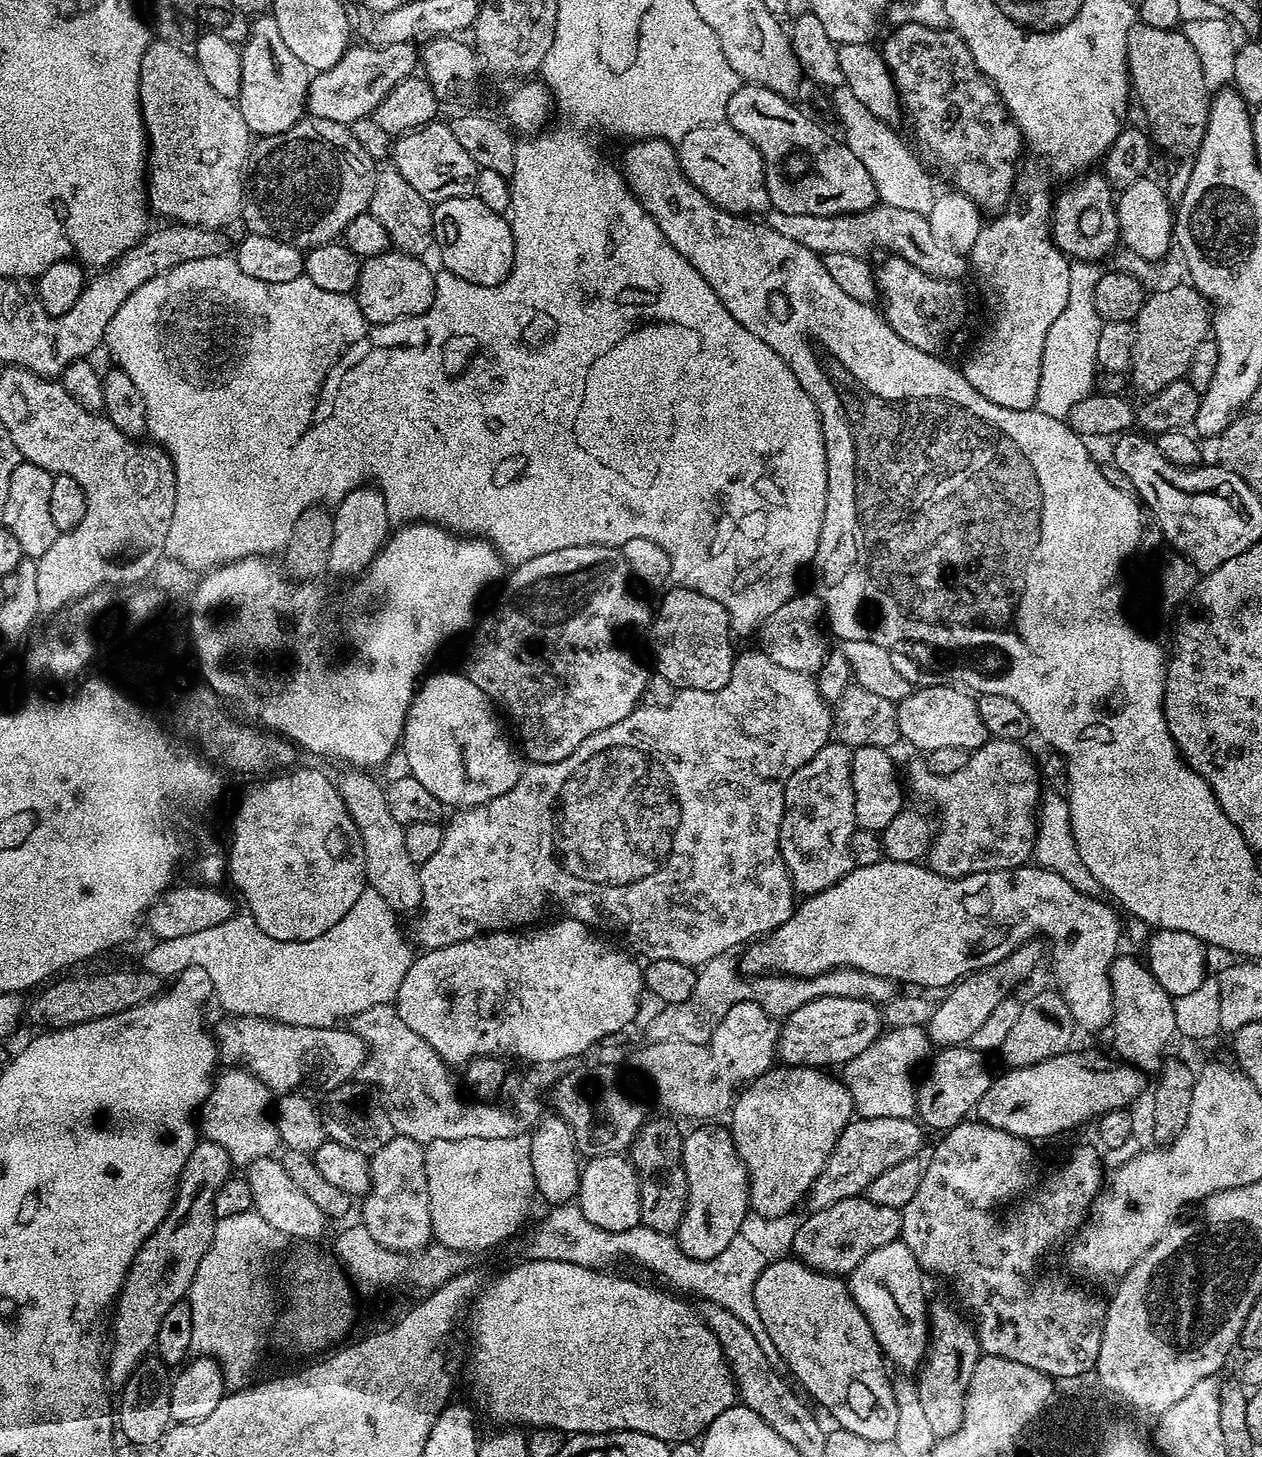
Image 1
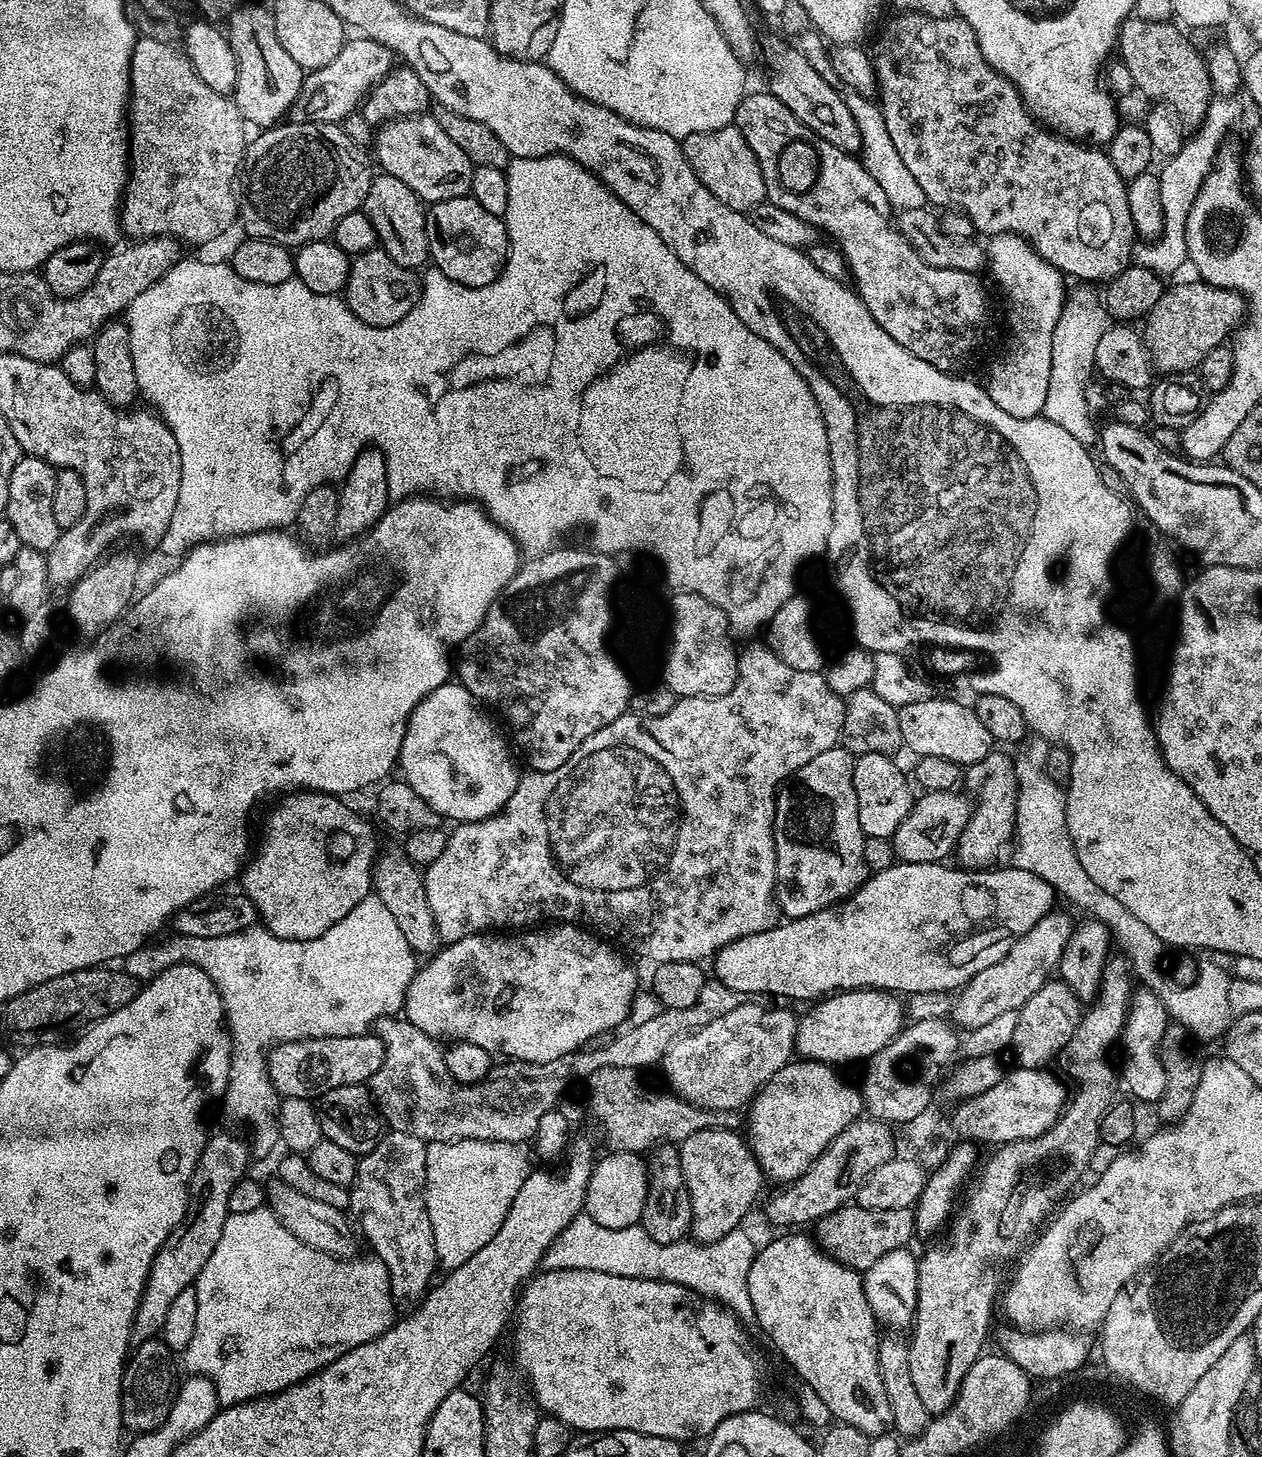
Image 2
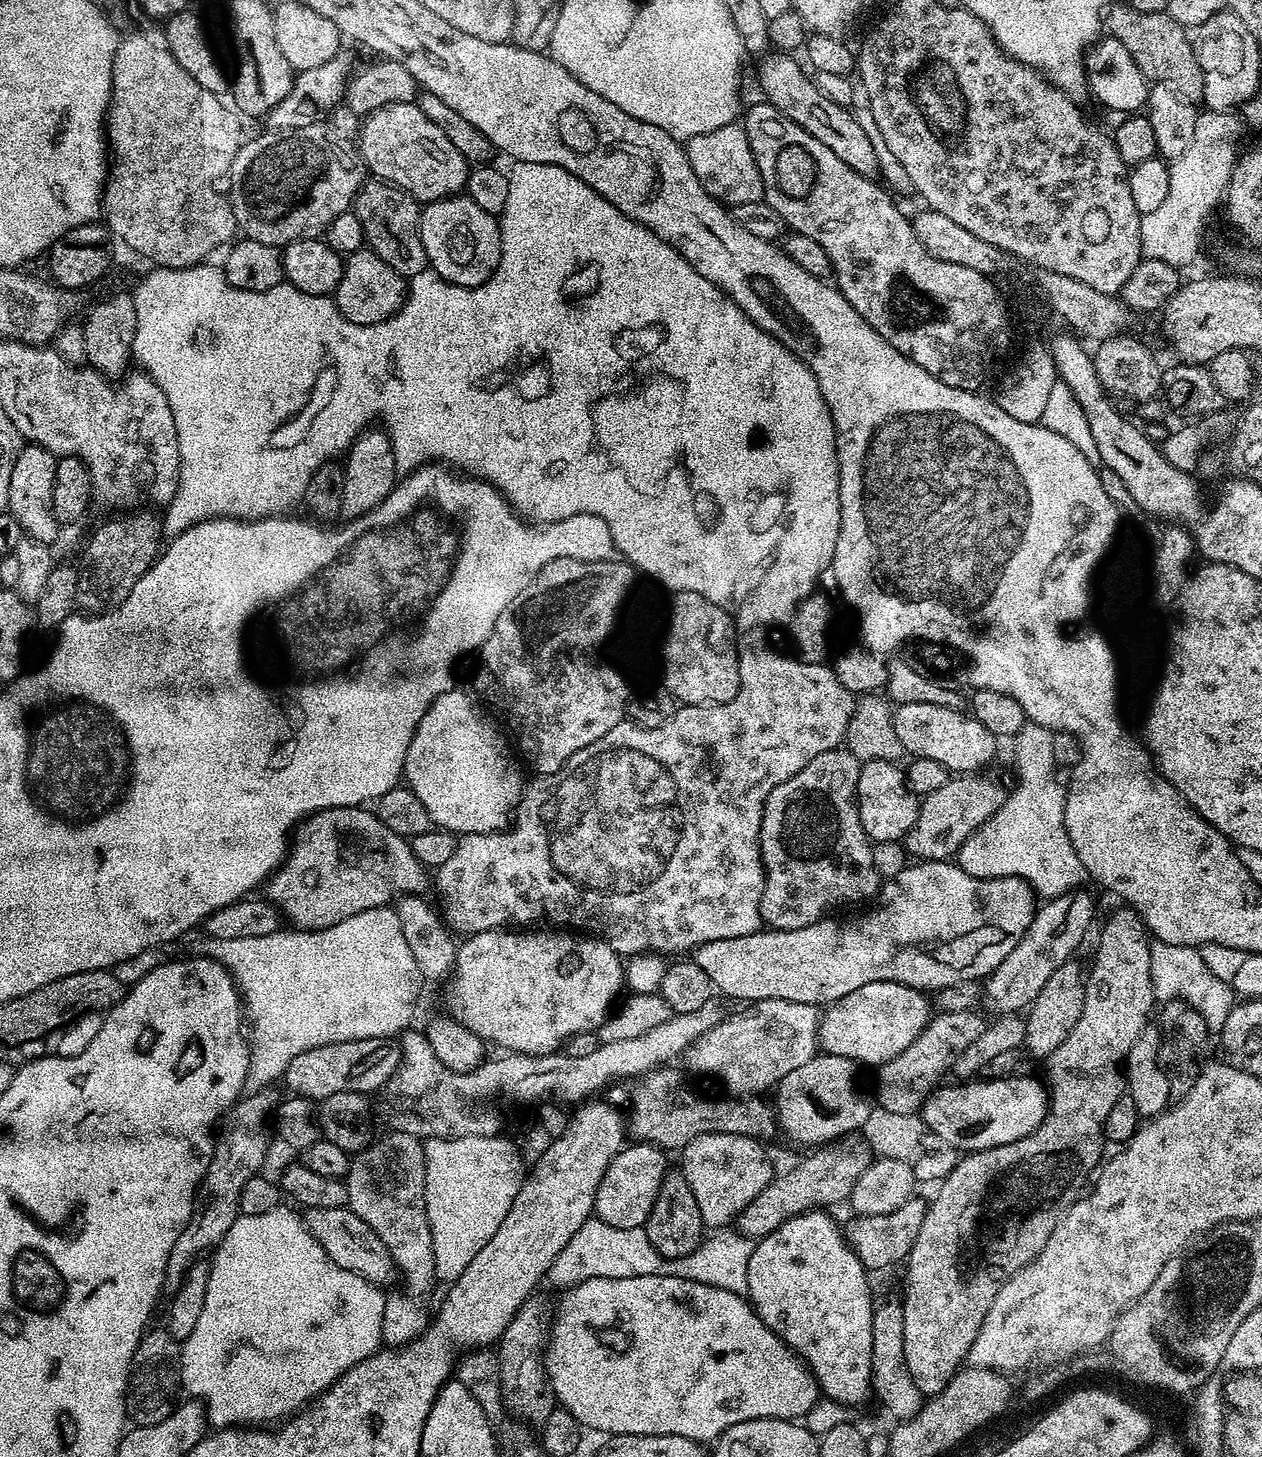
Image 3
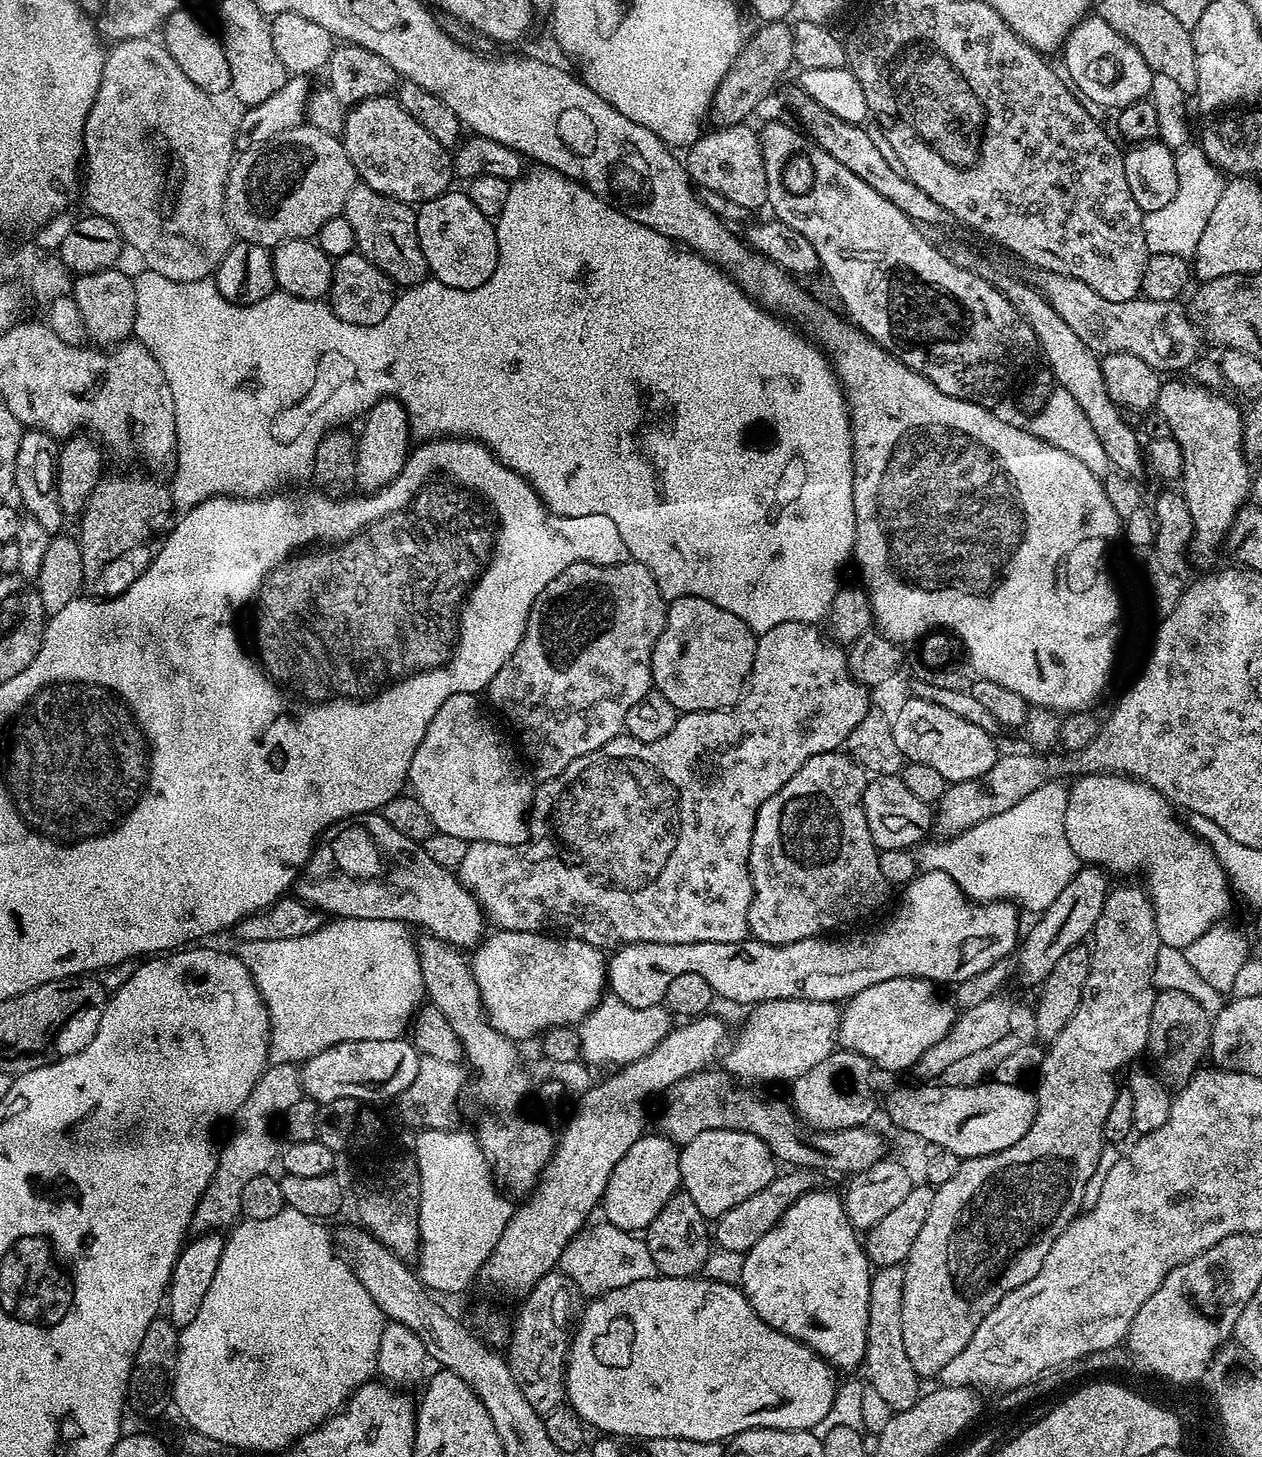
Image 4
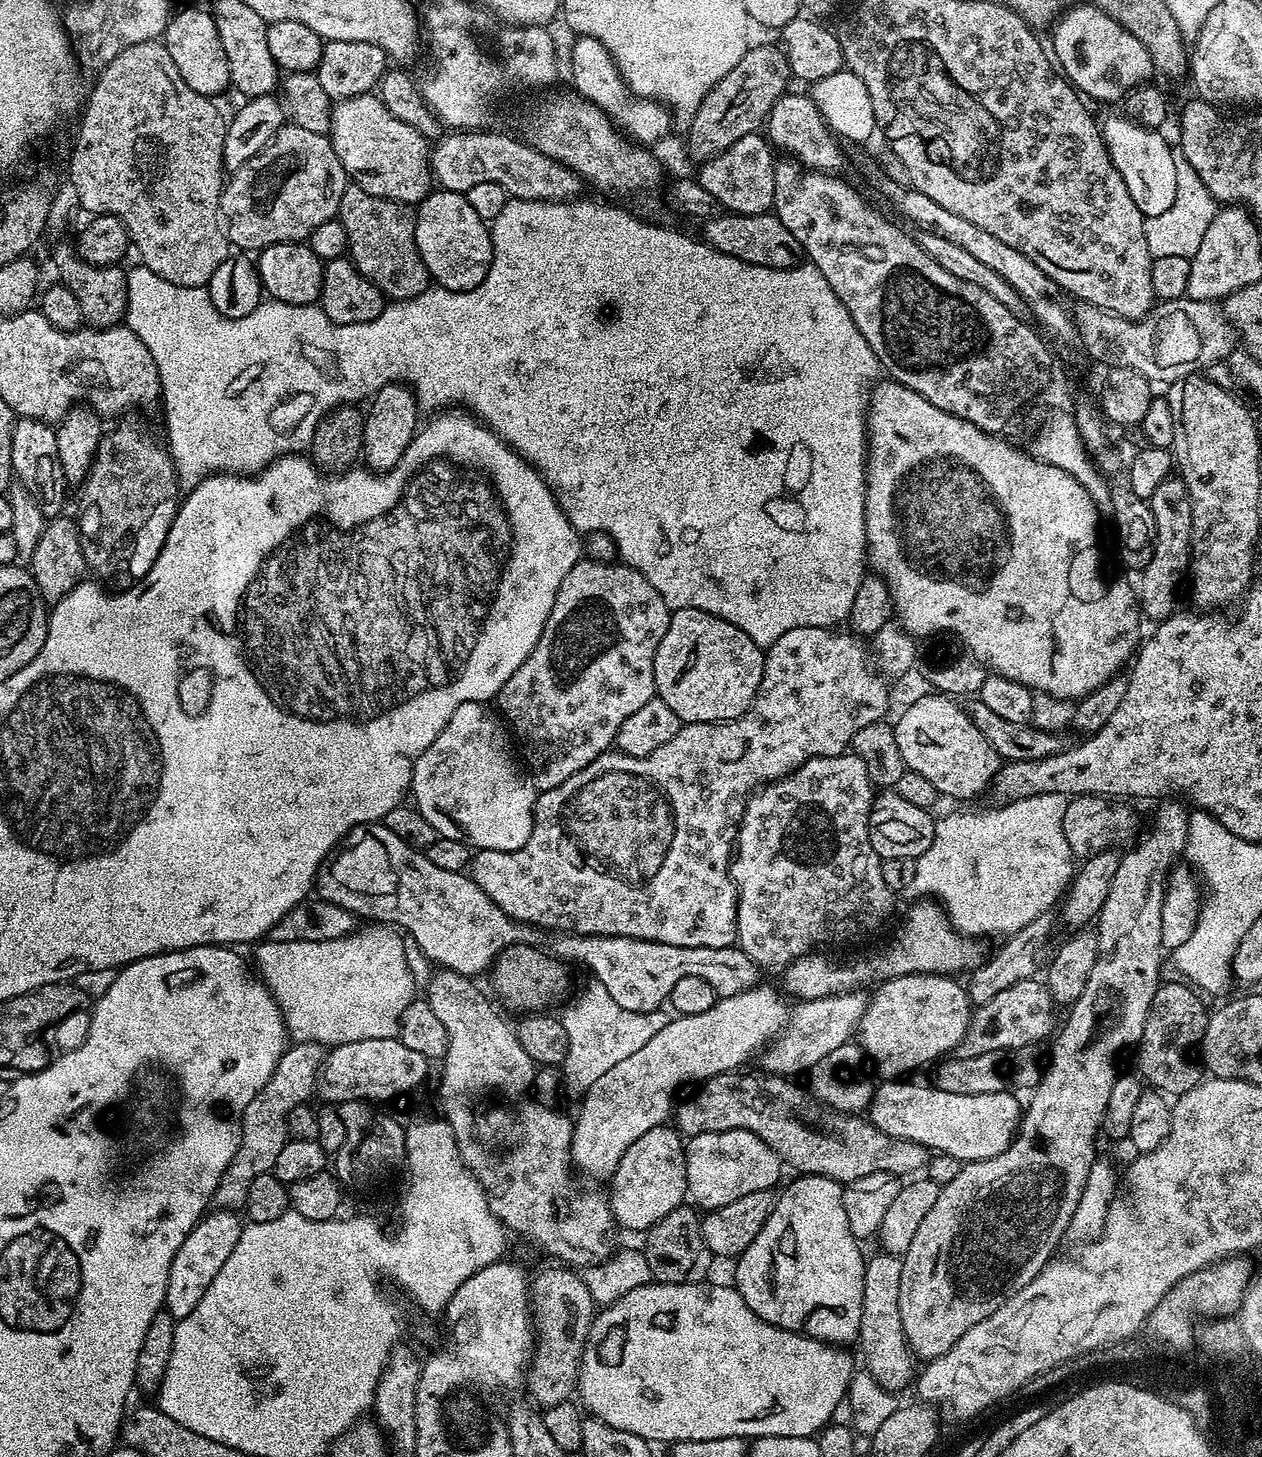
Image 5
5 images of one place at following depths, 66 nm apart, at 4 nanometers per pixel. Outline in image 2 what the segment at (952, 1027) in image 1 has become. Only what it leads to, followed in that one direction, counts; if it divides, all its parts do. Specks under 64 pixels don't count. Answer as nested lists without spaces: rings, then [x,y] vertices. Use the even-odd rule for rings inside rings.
[[[1053,910],[1044,915],[1034,927],[1026,930],[1026,934],[1022,934],[1022,938],[1018,938],[1018,942],[1014,942],[1014,946],[1010,946],[1007,954],[994,962],[994,966],[978,970],[978,974],[974,974],[974,978],[959,989],[950,1013],[951,1019],[961,1029],[973,1030],[993,1021],[1006,1011],[1019,1012],[1030,994],[1039,990],[1059,969],[1060,959],[1072,936],[1073,927],[1074,920],[1064,912]]]

